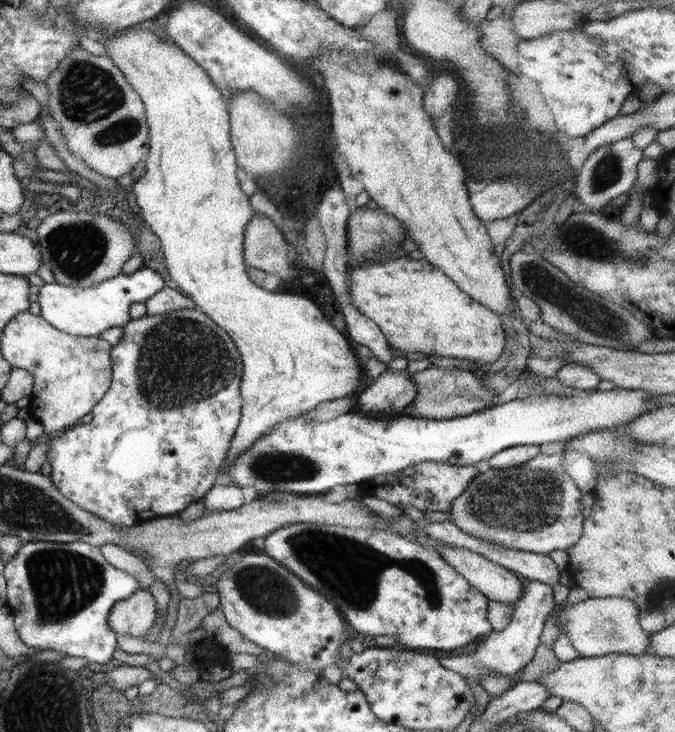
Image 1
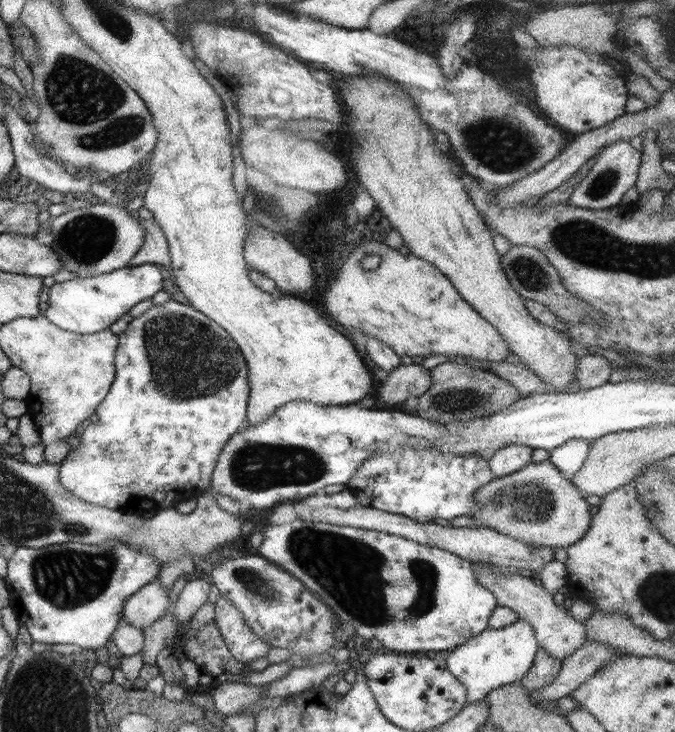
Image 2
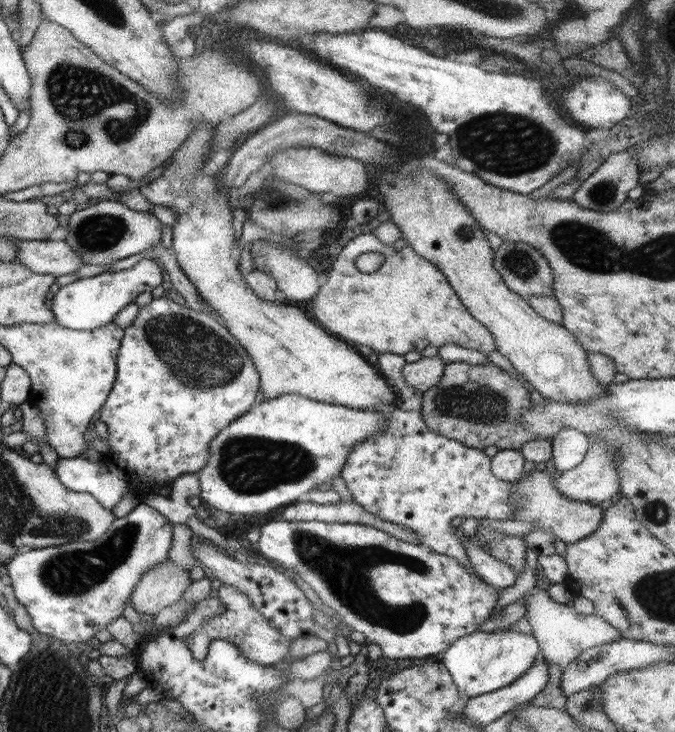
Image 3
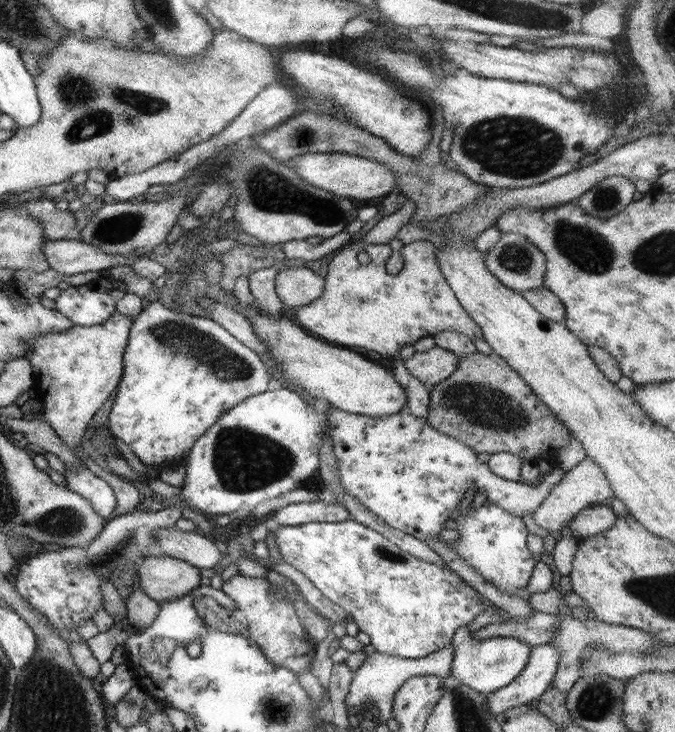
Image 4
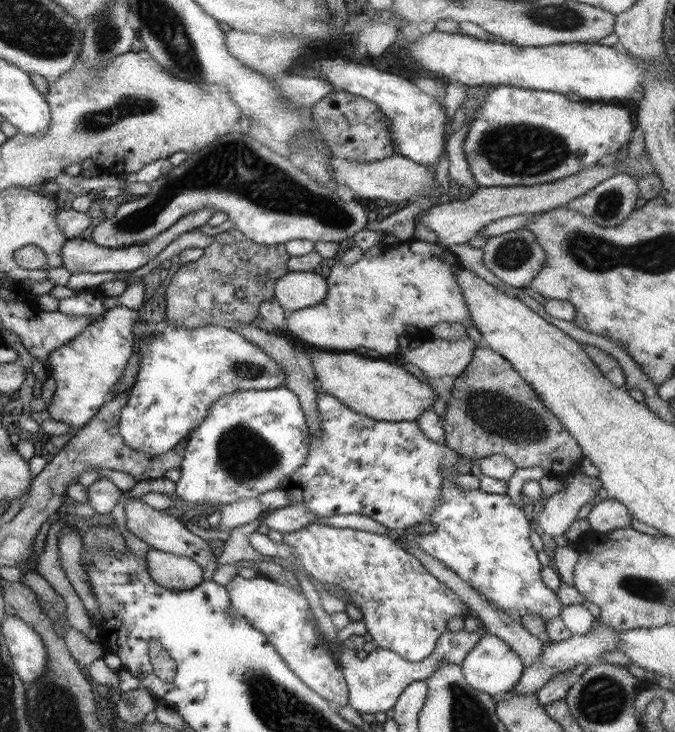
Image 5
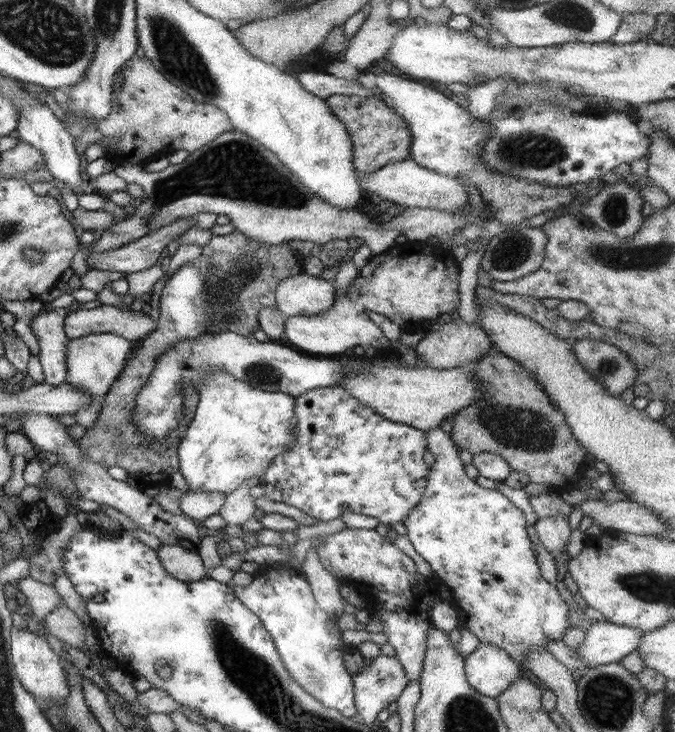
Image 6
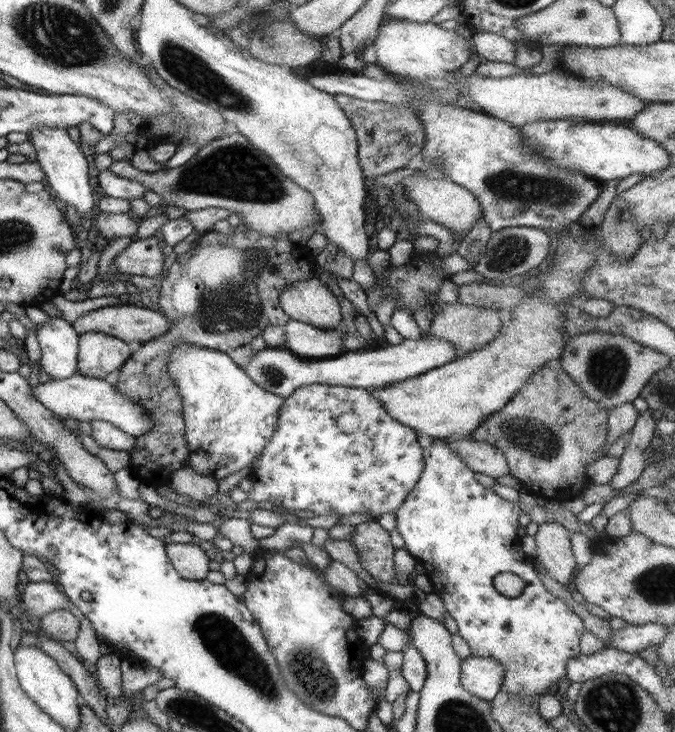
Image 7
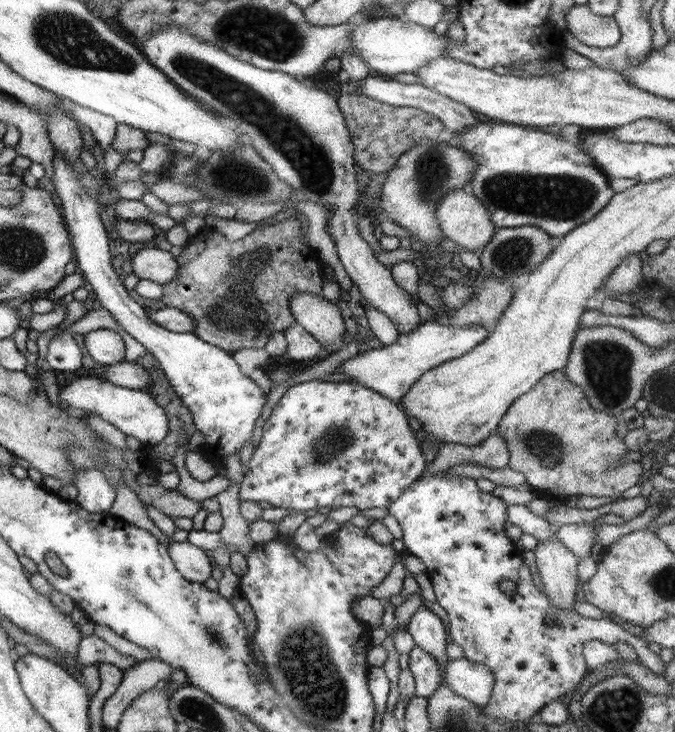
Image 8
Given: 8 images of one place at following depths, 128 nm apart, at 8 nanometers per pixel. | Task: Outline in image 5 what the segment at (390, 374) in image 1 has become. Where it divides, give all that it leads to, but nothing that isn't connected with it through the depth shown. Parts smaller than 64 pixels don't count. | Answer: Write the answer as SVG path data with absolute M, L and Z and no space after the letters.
M471 337L463 339L435 339L421 343L415 348L400 348L405 364L417 366L426 377L457 376L463 372L475 350Z

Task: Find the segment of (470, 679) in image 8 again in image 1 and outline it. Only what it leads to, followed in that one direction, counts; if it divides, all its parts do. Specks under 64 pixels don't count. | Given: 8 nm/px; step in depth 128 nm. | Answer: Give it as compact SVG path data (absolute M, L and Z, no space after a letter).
M523 580L521 588L521 599L513 606L512 618L503 630L493 631L484 635L478 640L478 644L472 653L441 657L437 661L447 670L467 676L475 682L479 681L479 676L497 672L501 676L514 678L522 668L531 660L533 652L539 642L539 635L543 632L543 624L553 609L552 585L539 581Z

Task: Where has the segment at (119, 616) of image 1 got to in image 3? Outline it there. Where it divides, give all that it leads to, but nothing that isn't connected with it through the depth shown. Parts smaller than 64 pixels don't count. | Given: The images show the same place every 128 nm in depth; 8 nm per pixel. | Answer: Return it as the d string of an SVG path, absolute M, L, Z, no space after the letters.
M166 558L141 573L129 602L135 612L155 616L159 610L176 604L190 584L188 571Z

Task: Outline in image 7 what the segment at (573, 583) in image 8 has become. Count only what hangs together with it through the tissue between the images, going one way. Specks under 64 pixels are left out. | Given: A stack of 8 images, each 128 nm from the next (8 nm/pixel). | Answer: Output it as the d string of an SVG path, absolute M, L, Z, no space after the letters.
M545 522L532 536L535 540L535 557L541 560L545 572L561 586L566 586L577 565L570 546L570 532L559 523Z

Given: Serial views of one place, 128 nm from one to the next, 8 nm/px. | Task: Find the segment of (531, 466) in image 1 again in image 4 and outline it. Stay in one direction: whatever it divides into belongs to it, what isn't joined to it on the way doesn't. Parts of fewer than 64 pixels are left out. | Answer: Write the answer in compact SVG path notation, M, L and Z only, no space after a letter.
M606 503L581 510L566 526L571 529L571 537L580 540L607 531L614 524L615 518L611 506Z

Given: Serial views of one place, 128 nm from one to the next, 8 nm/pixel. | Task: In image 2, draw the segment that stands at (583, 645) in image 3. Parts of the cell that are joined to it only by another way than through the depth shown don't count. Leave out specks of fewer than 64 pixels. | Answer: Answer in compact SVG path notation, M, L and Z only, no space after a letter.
M471 563L471 571L475 573L475 579L493 594L496 606L513 610L518 620L527 622L529 626L532 626L538 646L541 646L543 650L547 650L553 657L562 661L565 656L569 656L585 643L585 629L583 629L585 625L583 625L583 621L573 620L563 607L558 608L555 606L552 596L543 591L531 579L518 574L497 576L493 570L474 563Z

